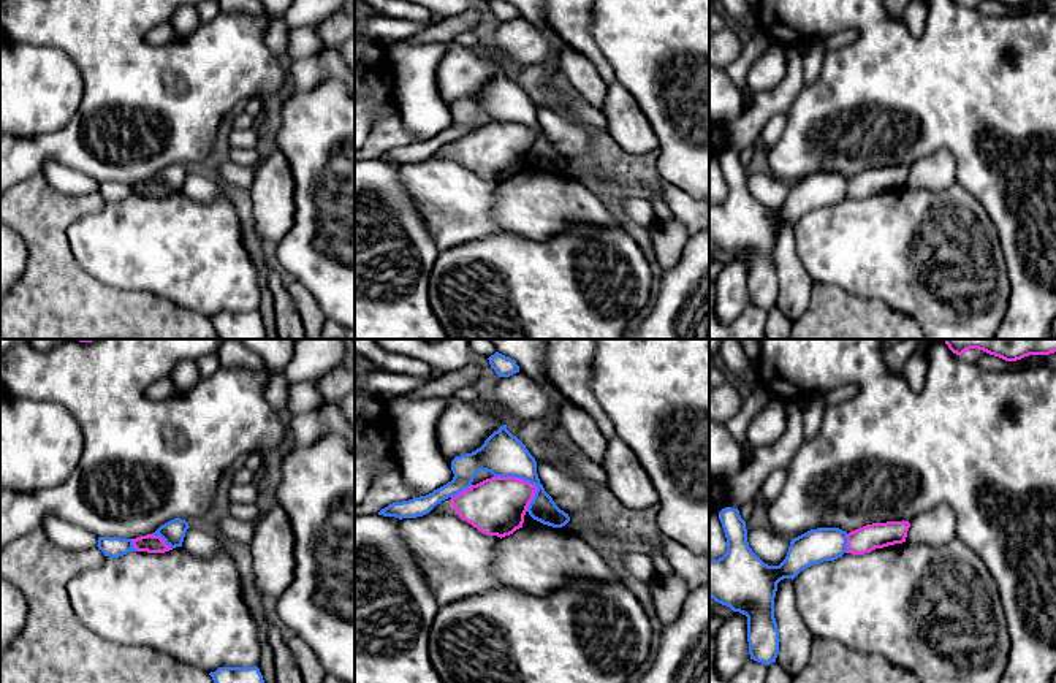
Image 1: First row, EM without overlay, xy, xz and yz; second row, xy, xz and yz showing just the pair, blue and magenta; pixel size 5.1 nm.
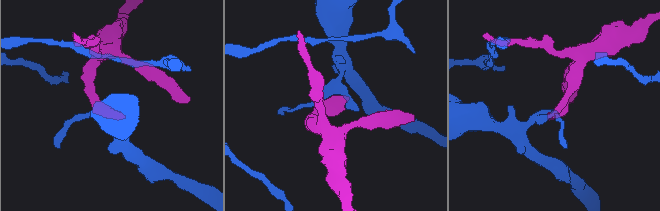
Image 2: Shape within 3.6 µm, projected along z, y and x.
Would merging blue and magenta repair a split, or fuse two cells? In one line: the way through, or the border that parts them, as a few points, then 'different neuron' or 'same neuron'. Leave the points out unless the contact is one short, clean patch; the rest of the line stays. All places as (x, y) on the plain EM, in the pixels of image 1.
different neuron

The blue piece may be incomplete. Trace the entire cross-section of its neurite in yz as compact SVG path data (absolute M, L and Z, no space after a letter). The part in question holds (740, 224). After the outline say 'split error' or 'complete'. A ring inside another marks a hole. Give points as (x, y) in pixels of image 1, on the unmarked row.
M722 154L719 165L727 182L727 198L709 204L709 241L747 261L750 304L769 311L776 307L781 287L774 263L777 228L847 198L847 177L839 173L811 174L792 184L779 211L768 211L749 192L746 166L738 154Z; complete

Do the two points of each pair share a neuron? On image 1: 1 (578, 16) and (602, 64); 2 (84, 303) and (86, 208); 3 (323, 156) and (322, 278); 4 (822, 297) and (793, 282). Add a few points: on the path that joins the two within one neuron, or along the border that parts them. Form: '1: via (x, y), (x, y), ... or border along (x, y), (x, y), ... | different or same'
1: via (578, 27), (578, 37), (592, 53) | same
2: via (59, 278), (57, 227), (60, 224) | same
3: via (323, 186), (323, 248) | same
4: border along (812, 282), (806, 309), (792, 322) | different

